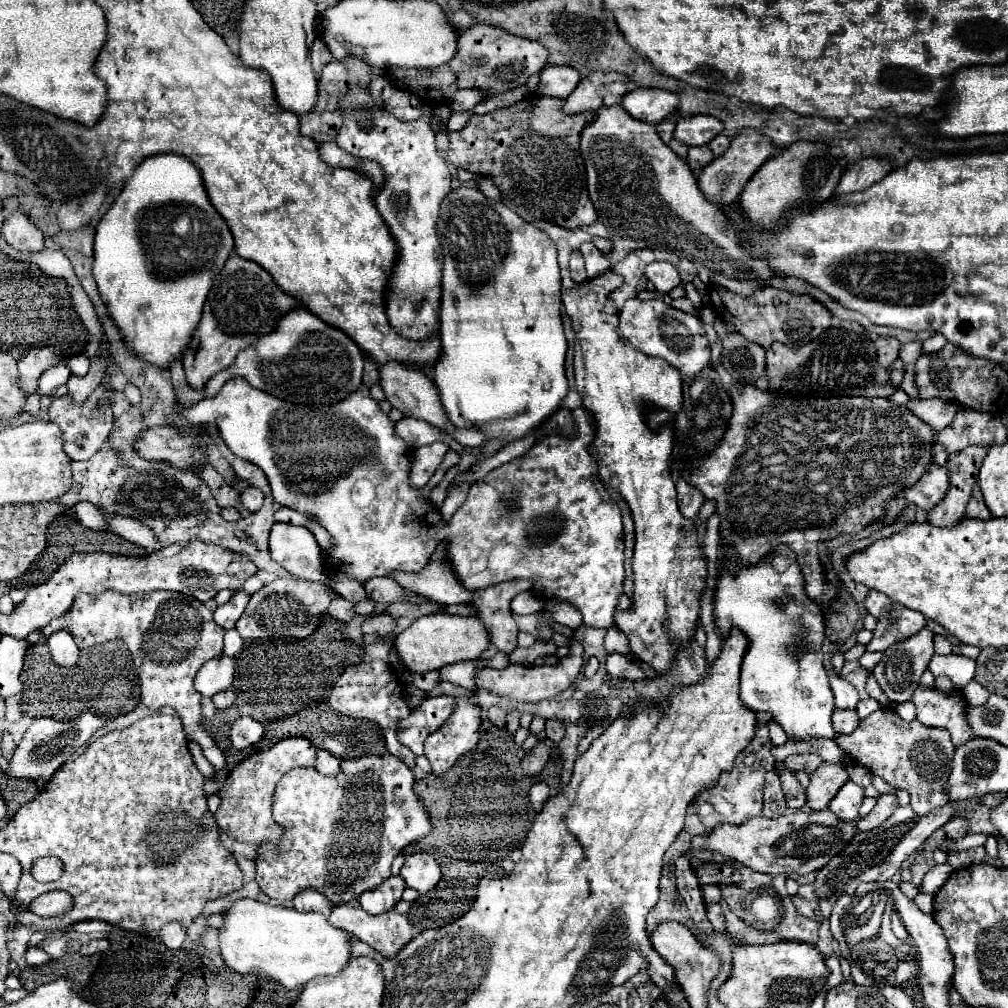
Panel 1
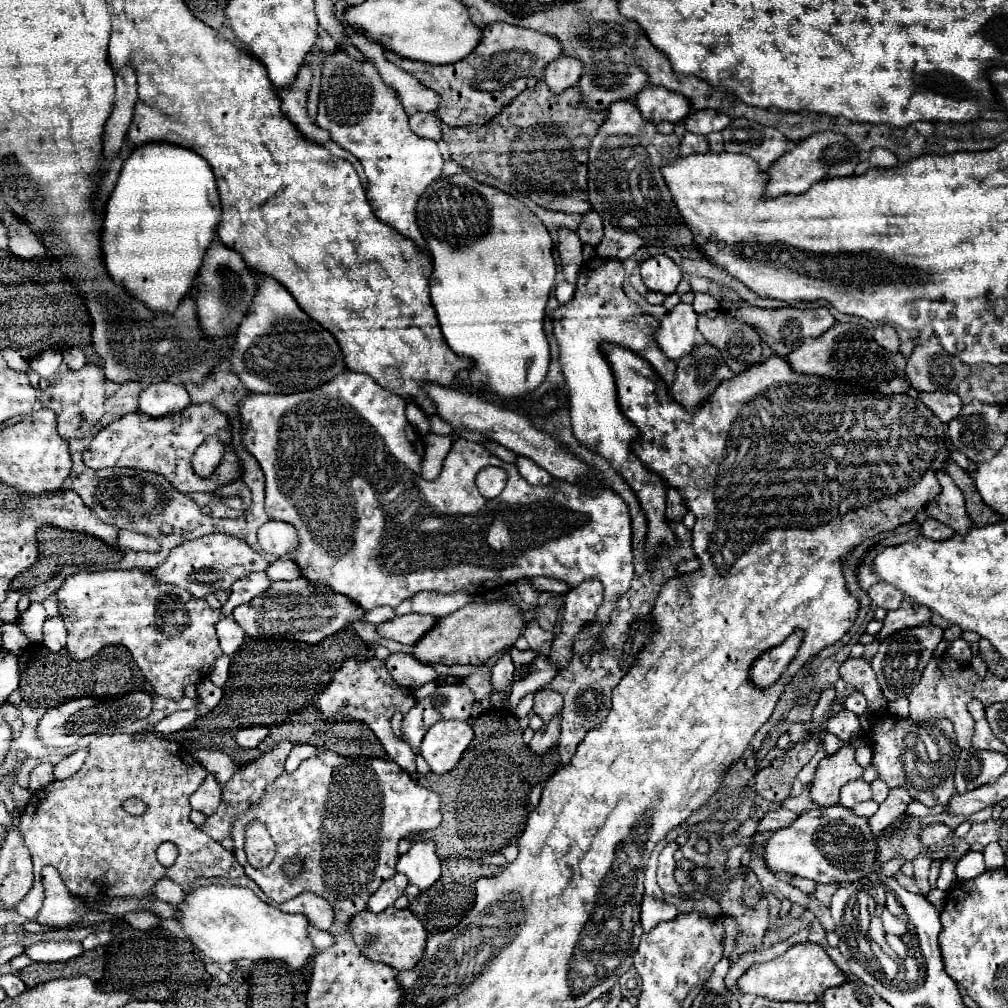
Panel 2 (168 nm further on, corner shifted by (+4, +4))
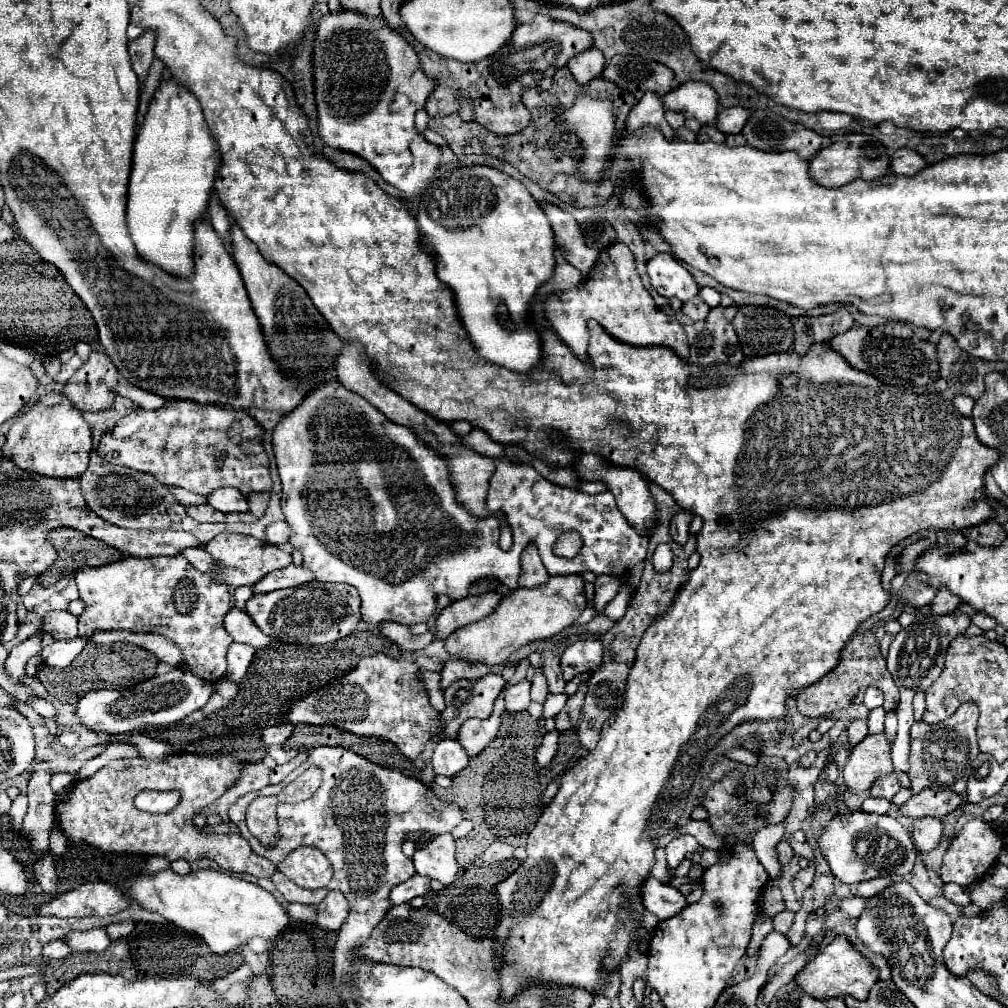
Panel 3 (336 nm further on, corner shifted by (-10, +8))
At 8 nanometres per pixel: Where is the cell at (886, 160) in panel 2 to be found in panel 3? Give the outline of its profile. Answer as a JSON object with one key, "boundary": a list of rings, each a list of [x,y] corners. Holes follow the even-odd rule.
{"boundary":[[[904,149],[904,155],[902,155],[902,157],[894,157],[894,159],[892,159],[892,163],[890,163],[892,173],[912,177],[914,173],[922,171],[928,163],[924,161],[922,155],[920,155],[920,157],[918,157],[918,155],[920,155],[920,153],[916,153],[916,151],[912,151],[912,149]]]}

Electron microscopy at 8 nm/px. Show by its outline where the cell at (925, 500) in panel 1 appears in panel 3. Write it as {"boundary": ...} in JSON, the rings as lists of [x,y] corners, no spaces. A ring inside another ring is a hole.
{"boundary":[[[994,519],[986,521],[982,525],[964,529],[962,533],[968,537],[968,541],[974,541],[978,545],[1000,545],[1006,537],[1006,531]]]}

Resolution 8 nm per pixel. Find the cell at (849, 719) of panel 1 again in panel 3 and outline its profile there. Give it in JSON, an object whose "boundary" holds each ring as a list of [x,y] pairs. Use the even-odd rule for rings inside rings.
{"boundary":[[[852,721],[850,727],[846,729],[846,737],[848,737],[848,741],[850,741],[852,745],[858,745],[866,735],[868,735],[868,725],[866,725],[866,721]]]}

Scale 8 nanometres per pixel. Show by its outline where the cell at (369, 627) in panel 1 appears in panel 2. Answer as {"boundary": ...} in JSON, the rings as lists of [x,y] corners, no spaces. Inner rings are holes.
{"boundary":[[[408,613],[408,615],[394,617],[390,621],[376,625],[376,631],[380,637],[394,639],[404,645],[414,645],[414,641],[418,641],[434,623],[436,623],[436,617],[432,615]]]}

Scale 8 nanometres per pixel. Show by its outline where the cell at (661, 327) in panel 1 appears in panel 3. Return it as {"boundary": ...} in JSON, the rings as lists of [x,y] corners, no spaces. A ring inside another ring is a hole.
{"boundary":[[[696,295],[696,297],[692,297],[690,301],[686,301],[686,303],[682,305],[682,311],[684,311],[684,315],[688,315],[692,321],[702,321],[702,319],[706,319],[710,307],[702,301],[700,295]]]}

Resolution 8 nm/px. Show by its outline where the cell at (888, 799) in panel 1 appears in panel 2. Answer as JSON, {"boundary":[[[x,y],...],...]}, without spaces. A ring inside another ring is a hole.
{"boundary":[[[890,789],[886,801],[878,807],[878,811],[868,819],[872,833],[882,831],[888,827],[898,815],[906,811],[906,805],[912,801],[912,797],[906,793],[906,789]]]}

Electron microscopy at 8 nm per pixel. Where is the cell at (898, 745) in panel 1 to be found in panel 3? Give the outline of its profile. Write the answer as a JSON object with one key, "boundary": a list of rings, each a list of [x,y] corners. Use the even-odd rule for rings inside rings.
{"boundary":[[[964,703],[952,717],[942,723],[928,725],[924,721],[916,721],[910,729],[912,737],[912,751],[910,751],[910,781],[912,793],[920,793],[922,789],[934,791],[954,791],[962,795],[966,791],[966,777],[970,773],[970,765],[974,757],[978,757],[978,743],[976,743],[976,721],[978,721],[978,707],[974,703]]]}

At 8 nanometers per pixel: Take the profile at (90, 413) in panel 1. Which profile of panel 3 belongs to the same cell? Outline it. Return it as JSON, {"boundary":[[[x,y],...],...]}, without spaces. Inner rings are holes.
{"boundary":[[[92,351],[88,361],[72,375],[64,387],[64,395],[74,405],[84,405],[84,411],[100,411],[114,399],[116,367],[106,353]]]}

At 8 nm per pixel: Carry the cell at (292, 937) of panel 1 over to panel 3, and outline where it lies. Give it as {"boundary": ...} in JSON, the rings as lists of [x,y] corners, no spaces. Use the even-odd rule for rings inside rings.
{"boundary":[[[164,869],[154,875],[138,873],[132,877],[128,899],[142,909],[162,915],[180,929],[200,935],[218,955],[242,947],[252,937],[274,939],[290,925],[288,913],[272,893],[260,885],[212,869],[198,869],[188,875],[178,875],[172,869]]]}

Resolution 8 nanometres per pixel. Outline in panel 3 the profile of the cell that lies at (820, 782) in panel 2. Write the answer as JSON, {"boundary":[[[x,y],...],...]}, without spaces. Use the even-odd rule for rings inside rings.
{"boundary":[[[886,733],[868,735],[862,743],[852,747],[852,753],[844,767],[844,781],[850,793],[864,793],[878,781],[894,771],[892,767],[892,743]]]}

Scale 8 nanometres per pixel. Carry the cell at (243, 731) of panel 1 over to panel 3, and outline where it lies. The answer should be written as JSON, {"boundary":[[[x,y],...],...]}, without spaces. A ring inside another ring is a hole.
{"boundary":[[[272,725],[262,731],[262,739],[266,745],[282,745],[294,731],[294,725]]]}

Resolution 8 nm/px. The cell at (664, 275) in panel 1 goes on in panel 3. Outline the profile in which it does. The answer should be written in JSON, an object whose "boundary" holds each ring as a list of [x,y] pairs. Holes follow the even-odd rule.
{"boundary":[[[656,253],[646,263],[646,267],[650,283],[658,291],[658,295],[688,301],[698,293],[698,285],[688,273],[688,269],[680,261],[676,261],[670,253]]]}

